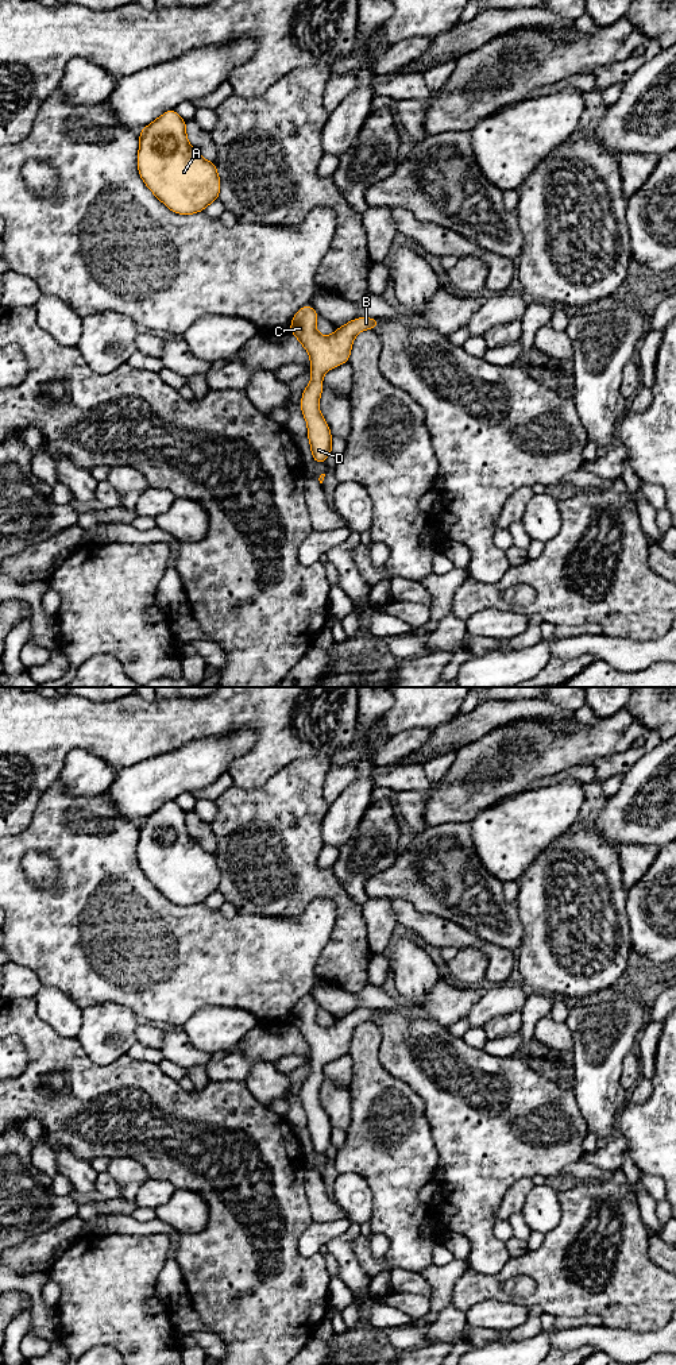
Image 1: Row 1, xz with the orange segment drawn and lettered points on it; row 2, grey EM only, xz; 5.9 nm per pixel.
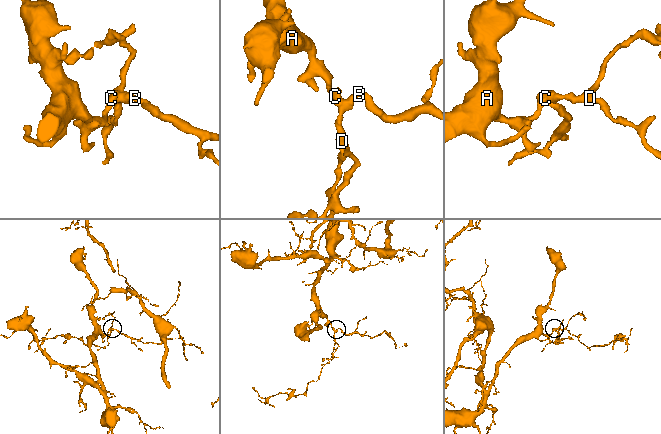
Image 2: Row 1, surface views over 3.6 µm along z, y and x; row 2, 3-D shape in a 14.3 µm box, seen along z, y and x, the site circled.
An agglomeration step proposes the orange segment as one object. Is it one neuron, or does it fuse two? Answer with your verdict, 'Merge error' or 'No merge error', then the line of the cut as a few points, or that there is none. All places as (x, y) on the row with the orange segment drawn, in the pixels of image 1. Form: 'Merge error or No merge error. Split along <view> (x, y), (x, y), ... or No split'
No merge error. No split

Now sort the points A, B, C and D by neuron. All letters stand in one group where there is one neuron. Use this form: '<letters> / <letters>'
A B C D

